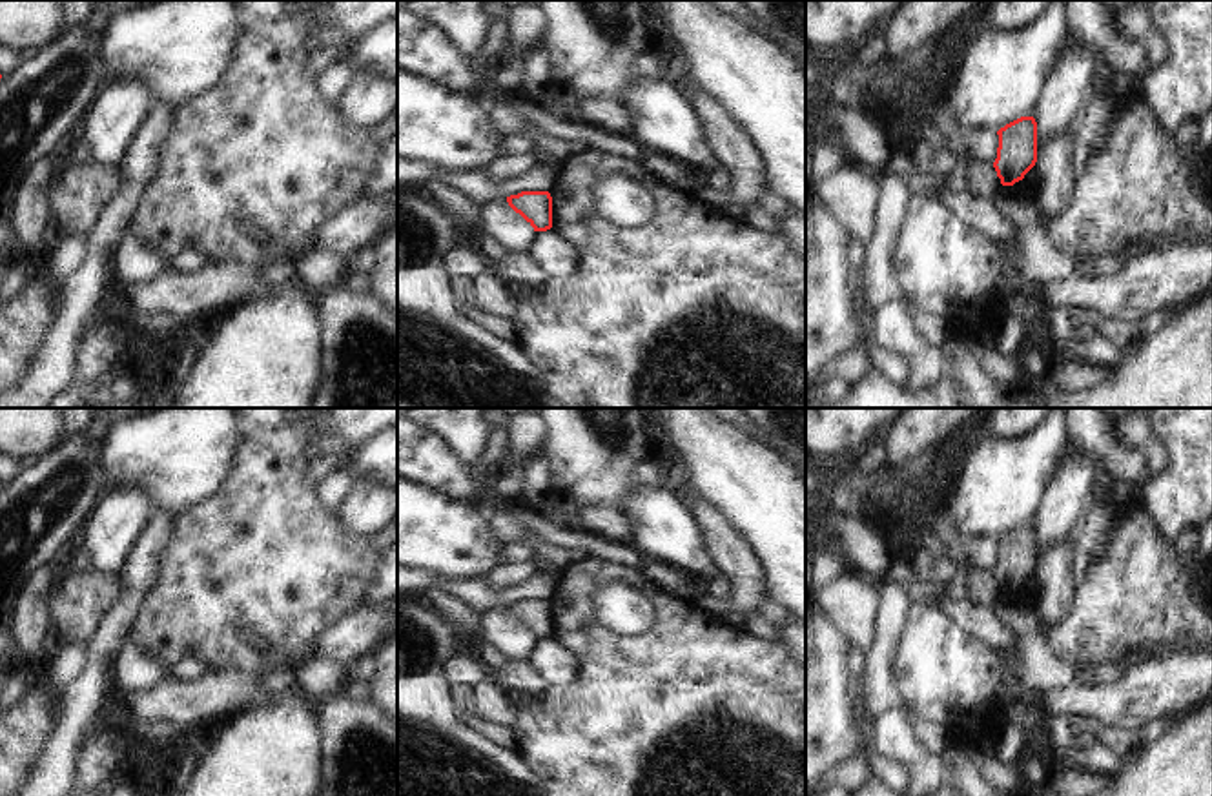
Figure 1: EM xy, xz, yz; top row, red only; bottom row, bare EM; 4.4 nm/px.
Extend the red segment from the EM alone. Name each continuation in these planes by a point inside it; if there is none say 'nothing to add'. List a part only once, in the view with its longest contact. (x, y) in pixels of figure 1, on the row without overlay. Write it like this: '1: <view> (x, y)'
nothing to add

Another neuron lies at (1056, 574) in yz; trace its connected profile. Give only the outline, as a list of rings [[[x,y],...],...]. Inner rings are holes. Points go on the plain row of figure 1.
[[[1068,536],[1037,552],[1037,570],[1033,576],[1041,583],[1041,594],[1035,607],[1041,628],[1057,623],[1077,596],[1073,570],[1075,556],[1077,543]]]

